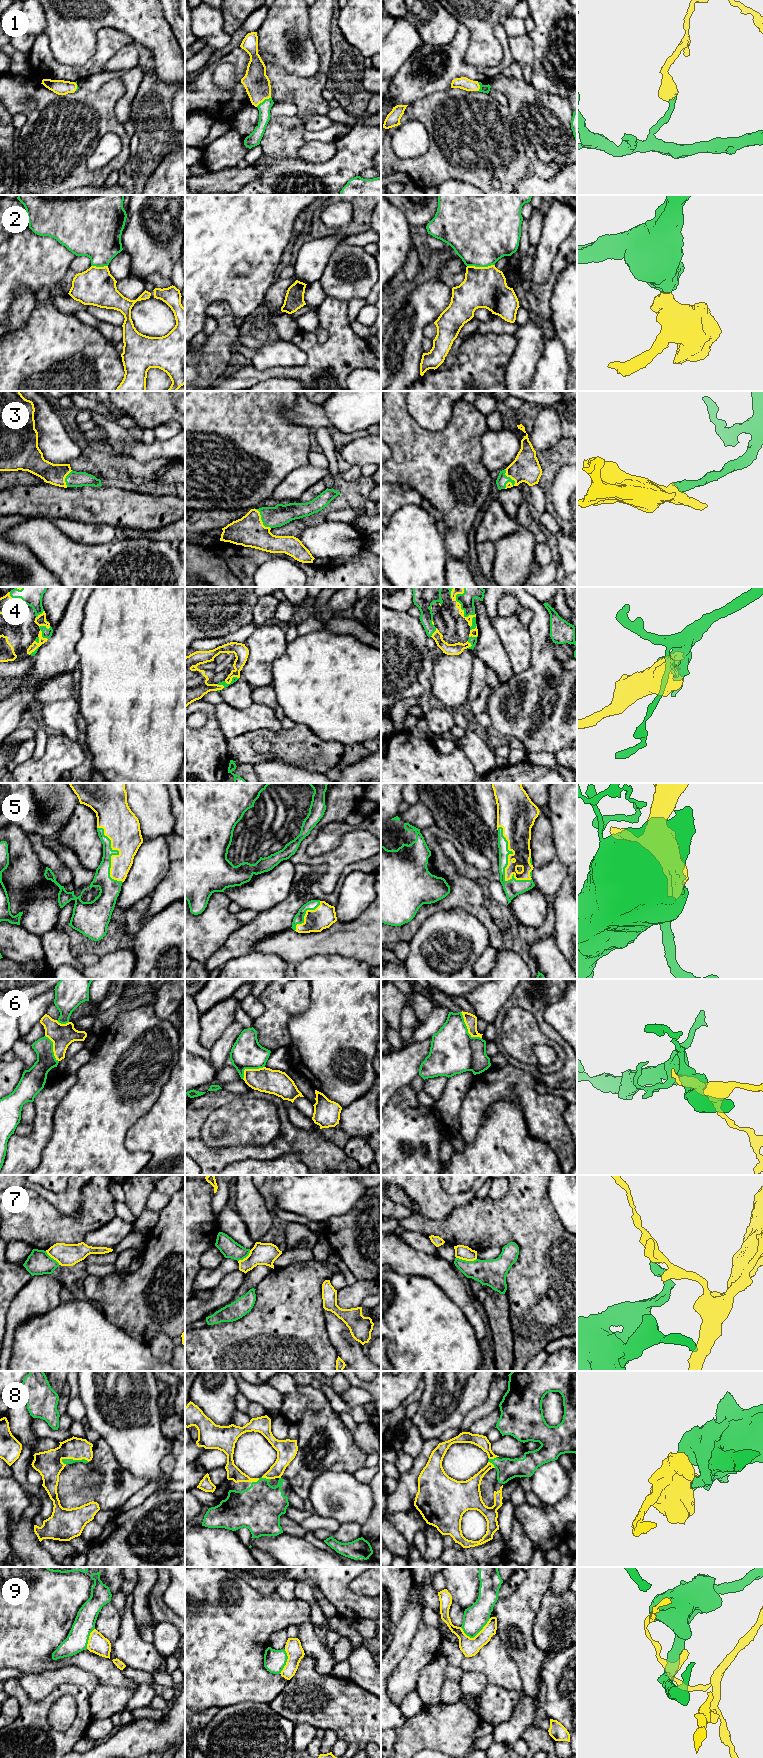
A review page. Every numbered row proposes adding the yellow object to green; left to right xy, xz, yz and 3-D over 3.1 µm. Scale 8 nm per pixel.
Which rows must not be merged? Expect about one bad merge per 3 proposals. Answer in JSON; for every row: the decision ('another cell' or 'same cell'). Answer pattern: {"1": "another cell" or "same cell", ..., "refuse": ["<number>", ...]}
{"1": "same cell", "2": "another cell", "3": "same cell", "4": "same cell", "5": "same cell", "6": "another cell", "7": "another cell", "8": "same cell", "9": "another cell", "refuse": ["2", "6", "7", "9"]}

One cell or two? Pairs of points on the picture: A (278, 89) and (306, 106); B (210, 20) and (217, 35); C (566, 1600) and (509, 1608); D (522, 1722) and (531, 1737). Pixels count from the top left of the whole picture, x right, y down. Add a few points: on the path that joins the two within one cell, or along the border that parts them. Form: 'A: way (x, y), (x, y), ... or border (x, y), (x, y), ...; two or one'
A: way (285, 89), (290, 89), (300, 99); one
B: way (210, 24), (210, 28), (213, 31); one
C: border (548, 1590), (541, 1599), (532, 1626); two
D: border (533, 1723), (524, 1730), (520, 1737); two

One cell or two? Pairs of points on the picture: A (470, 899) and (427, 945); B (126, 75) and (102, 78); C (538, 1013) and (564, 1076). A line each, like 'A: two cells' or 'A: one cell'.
A: two cells
B: one cell
C: one cell

